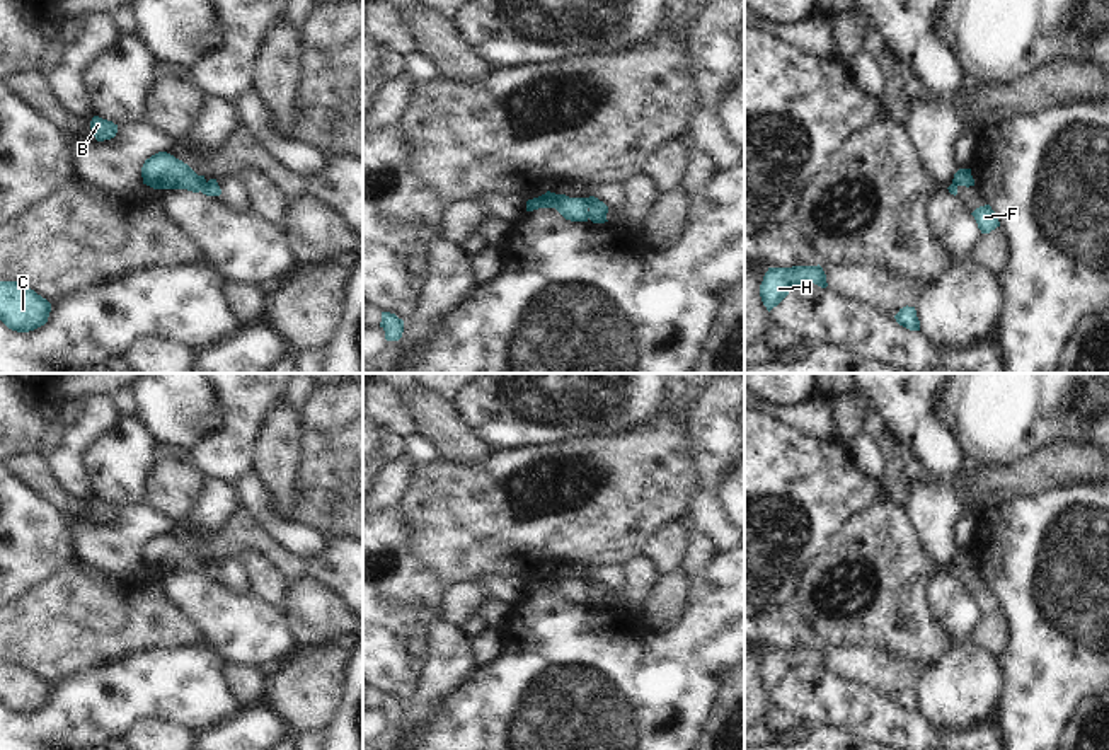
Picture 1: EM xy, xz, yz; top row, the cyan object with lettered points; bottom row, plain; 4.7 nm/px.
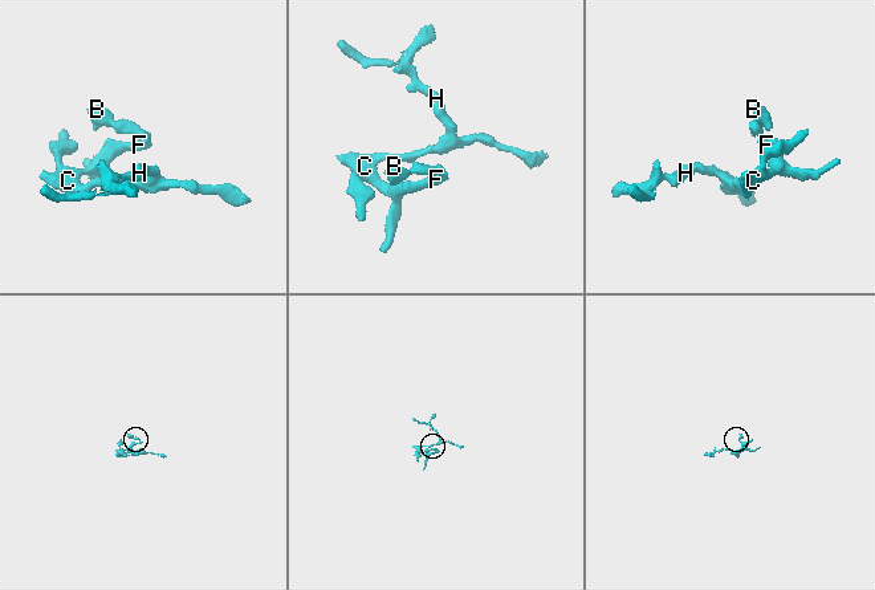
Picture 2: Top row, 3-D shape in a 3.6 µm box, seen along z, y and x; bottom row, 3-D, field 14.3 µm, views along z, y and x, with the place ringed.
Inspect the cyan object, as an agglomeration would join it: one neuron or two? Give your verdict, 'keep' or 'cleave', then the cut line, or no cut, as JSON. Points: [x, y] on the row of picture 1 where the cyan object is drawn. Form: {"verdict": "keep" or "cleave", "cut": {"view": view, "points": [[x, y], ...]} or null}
{"verdict": "cleave", "cut": {"view": "xz", "points": [[585, 198], [588, 207]]}}

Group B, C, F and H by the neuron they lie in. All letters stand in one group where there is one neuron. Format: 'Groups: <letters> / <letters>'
Groups: B / C F H

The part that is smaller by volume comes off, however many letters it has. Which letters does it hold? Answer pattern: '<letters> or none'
B

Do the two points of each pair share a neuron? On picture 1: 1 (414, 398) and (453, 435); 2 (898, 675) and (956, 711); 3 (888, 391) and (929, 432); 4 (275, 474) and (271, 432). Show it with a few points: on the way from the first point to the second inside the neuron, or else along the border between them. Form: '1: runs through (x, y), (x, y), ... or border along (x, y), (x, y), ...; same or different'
1: runs through (425, 408), (443, 426); same
2: border along (930, 665), (913, 687); different
3: runs through (898, 401), (919, 421); same
4: runs through (275, 464), (275, 442); same

